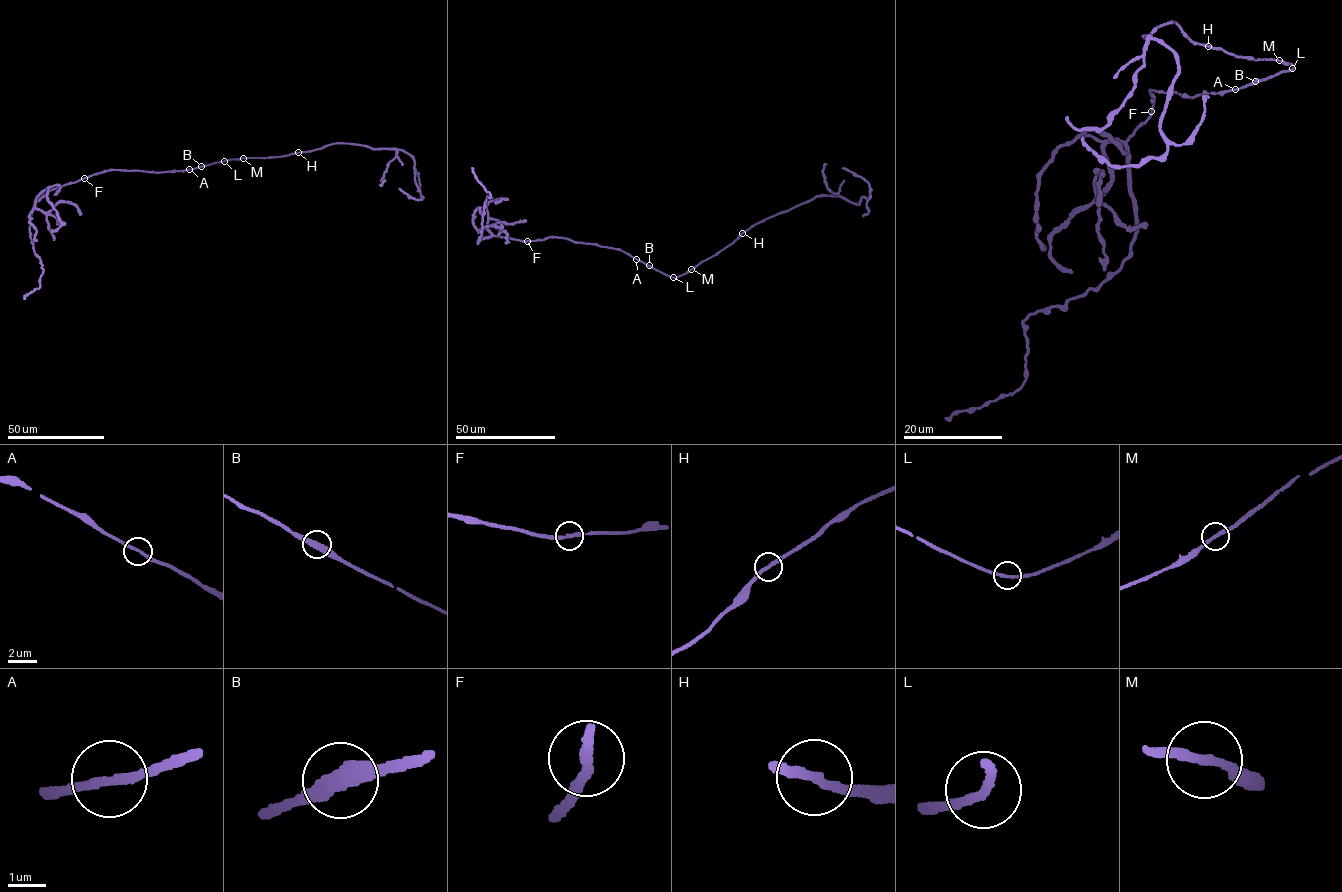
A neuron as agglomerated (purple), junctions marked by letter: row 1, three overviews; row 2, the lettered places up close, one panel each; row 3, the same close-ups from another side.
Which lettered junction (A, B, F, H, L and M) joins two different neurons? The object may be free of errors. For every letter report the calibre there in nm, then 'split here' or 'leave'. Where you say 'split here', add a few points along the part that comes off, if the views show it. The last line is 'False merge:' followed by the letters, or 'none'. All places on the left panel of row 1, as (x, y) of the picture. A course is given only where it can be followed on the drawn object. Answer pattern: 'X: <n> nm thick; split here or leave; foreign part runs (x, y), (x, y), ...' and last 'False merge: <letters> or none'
A: 220 nm thick; leave
B: 460 nm thick; leave
F: 240 nm thick; leave
H: 240 nm thick; leave
L: 200 nm thick; leave
M: 240 nm thick; leave
False merge: none

